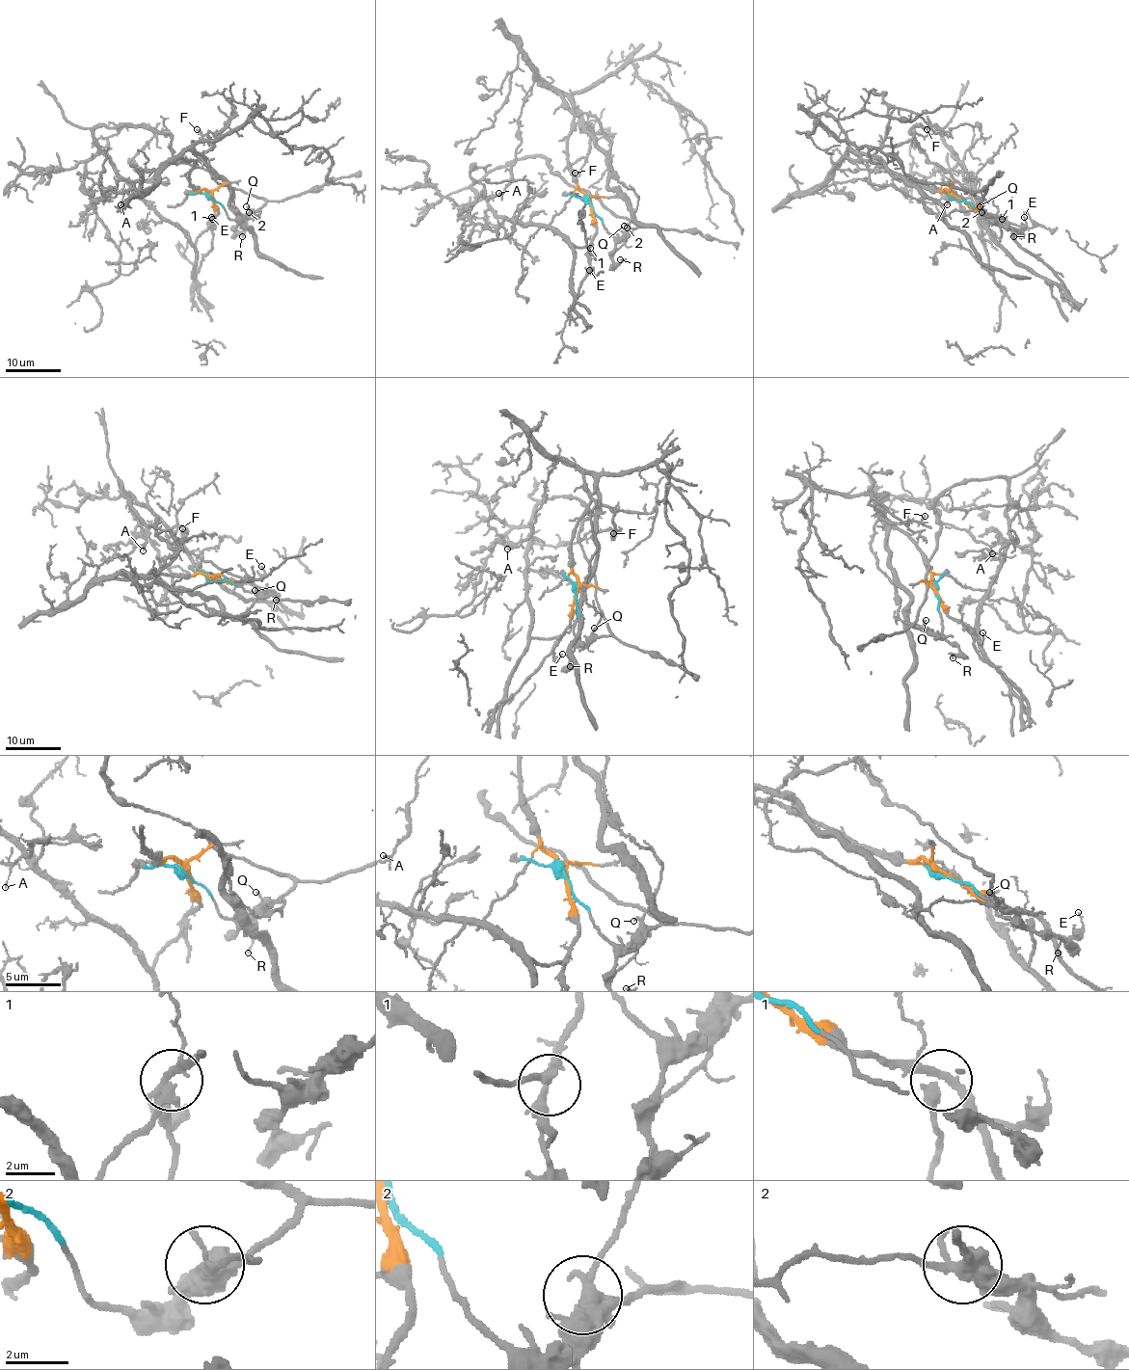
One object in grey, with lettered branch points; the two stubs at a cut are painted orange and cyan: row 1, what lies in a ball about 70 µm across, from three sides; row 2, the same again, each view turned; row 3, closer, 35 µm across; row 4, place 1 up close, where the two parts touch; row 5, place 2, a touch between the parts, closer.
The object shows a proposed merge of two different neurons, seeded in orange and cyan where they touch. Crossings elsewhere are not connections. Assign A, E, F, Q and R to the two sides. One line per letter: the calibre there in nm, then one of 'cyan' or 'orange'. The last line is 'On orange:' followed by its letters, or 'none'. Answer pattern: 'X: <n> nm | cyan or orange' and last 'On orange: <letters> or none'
A: 90 nm | orange
E: 120 nm | orange
F: 100 nm | orange
Q: 140 nm | cyan
R: 130 nm | cyan
On orange: A, E, F

